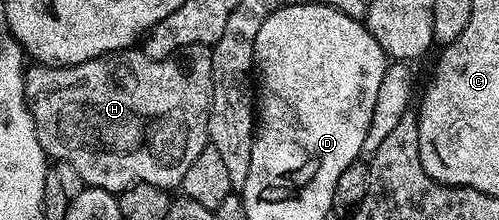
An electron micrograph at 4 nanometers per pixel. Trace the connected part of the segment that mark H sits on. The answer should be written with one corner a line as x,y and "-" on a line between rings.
192,44
186,48
179,48
173,55
156,60
145,55
144,51
136,47
122,48
119,52
109,52
105,56
96,56
87,62
78,64
62,64
50,66
48,64
34,63
25,70
25,105
29,107
29,113
33,115
35,130
39,142
43,146
46,157
54,161
62,160
71,162
75,170
79,170
79,178
85,180
91,188
102,188
114,194
120,194
132,184
150,184
166,190
178,187
191,167
191,162
199,158
199,150
203,150
209,143
209,104
213,100
213,67
211,66
212,51
206,45

